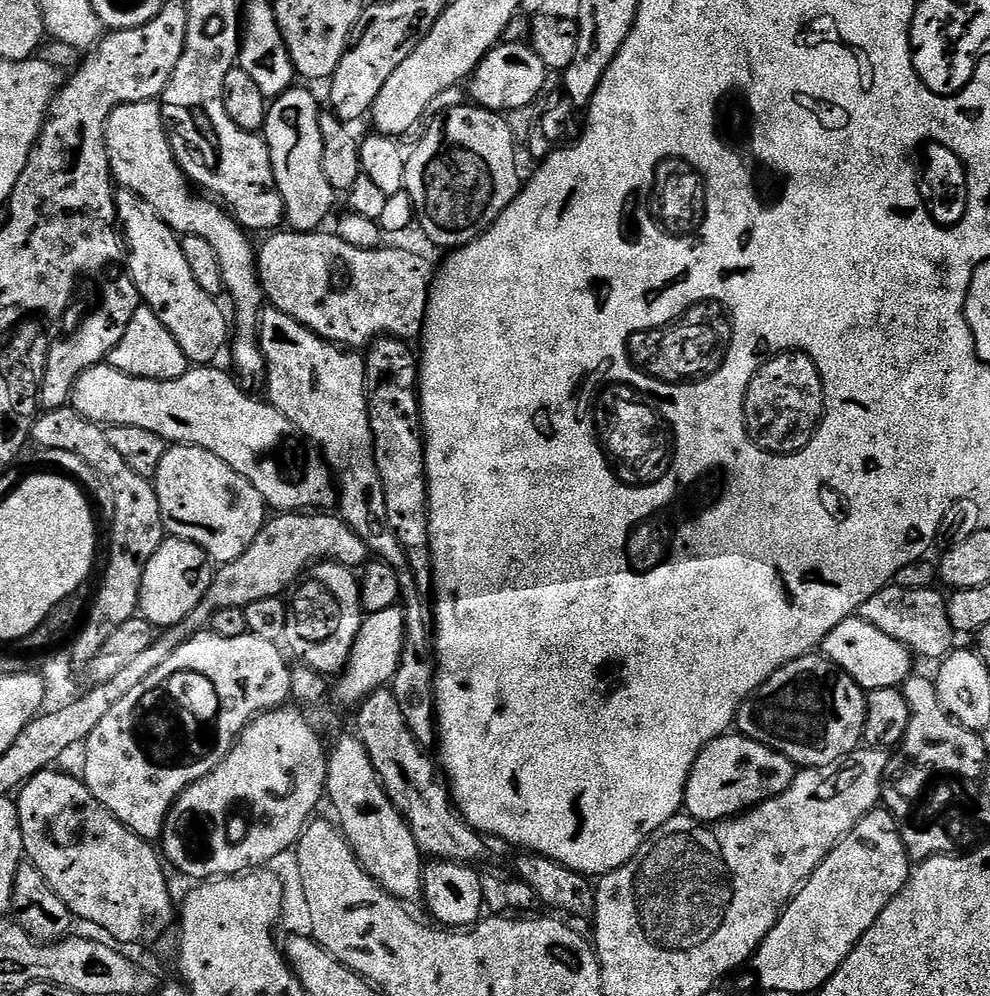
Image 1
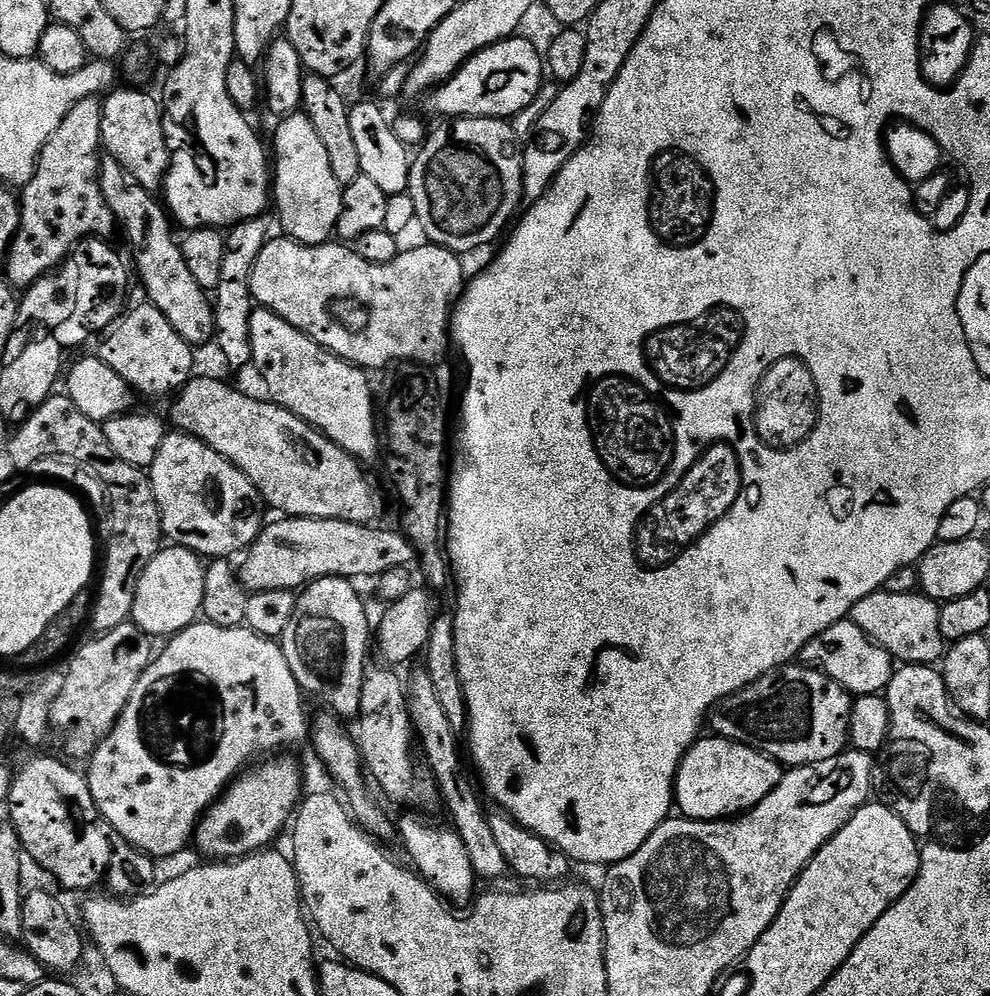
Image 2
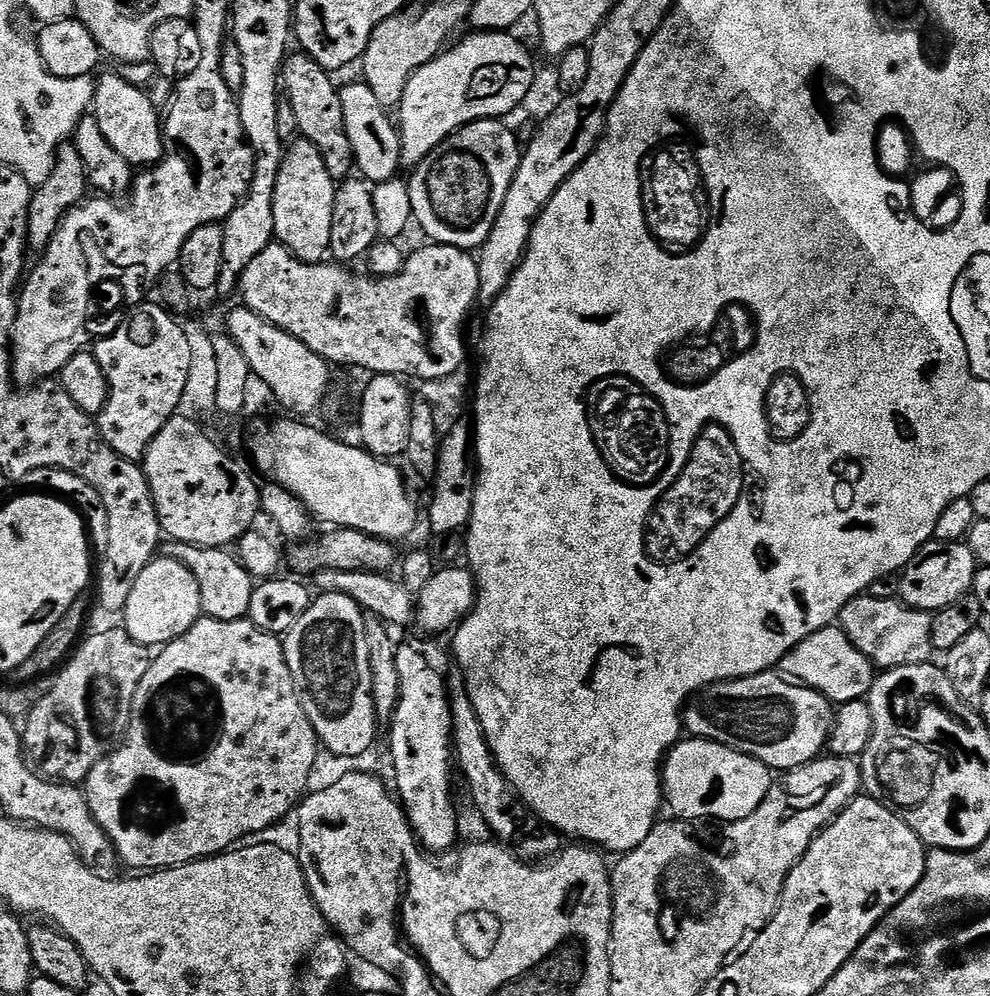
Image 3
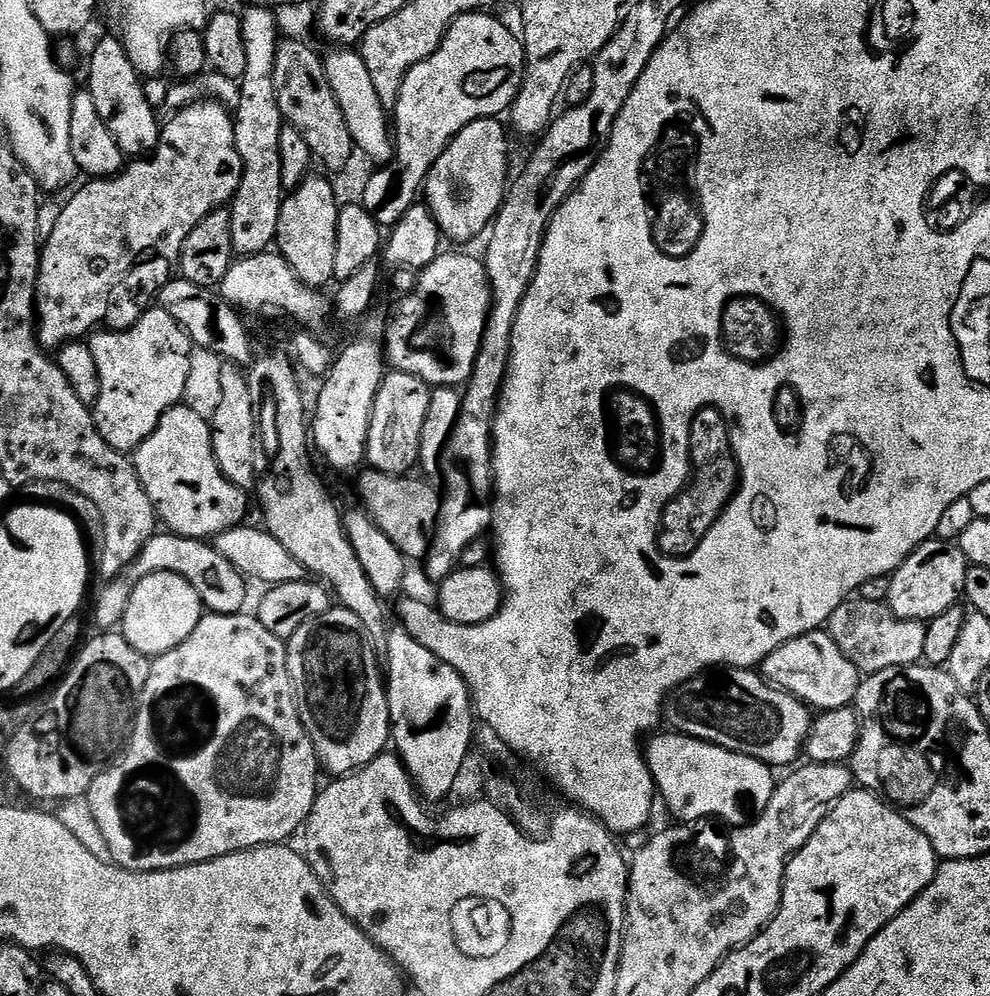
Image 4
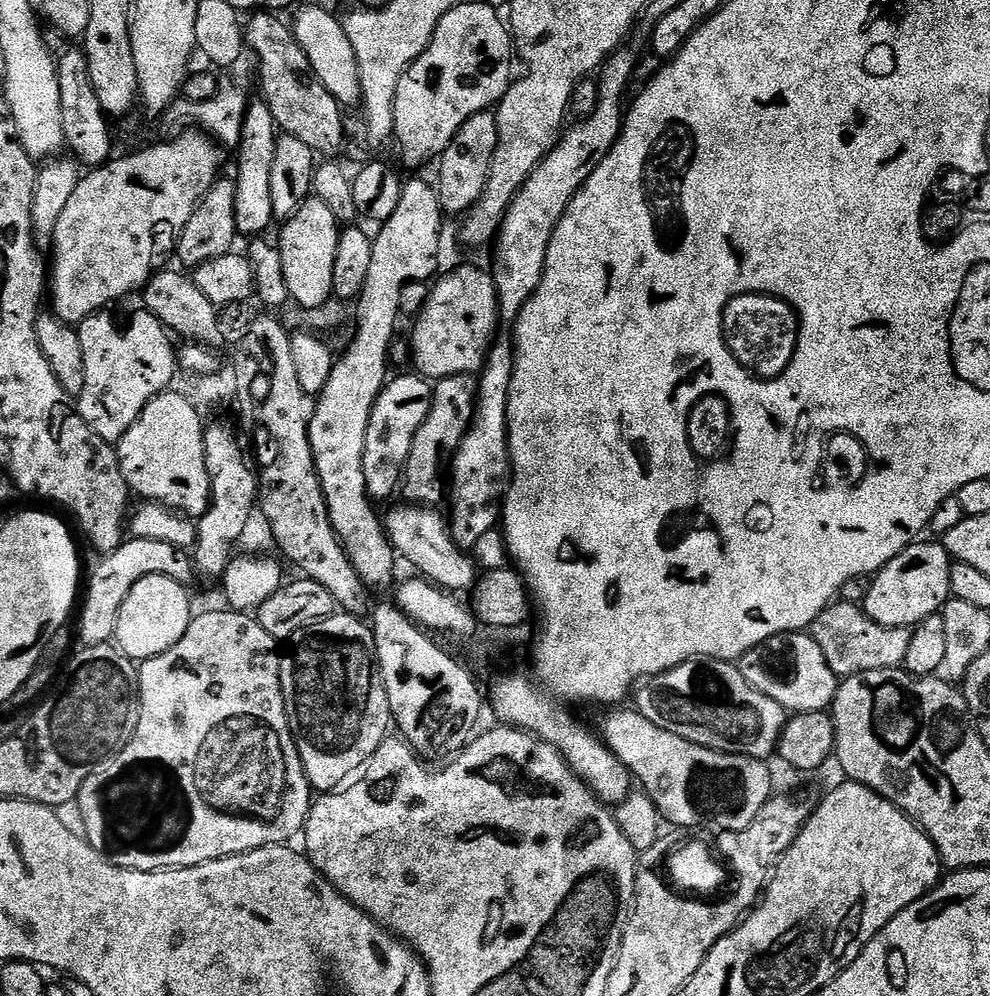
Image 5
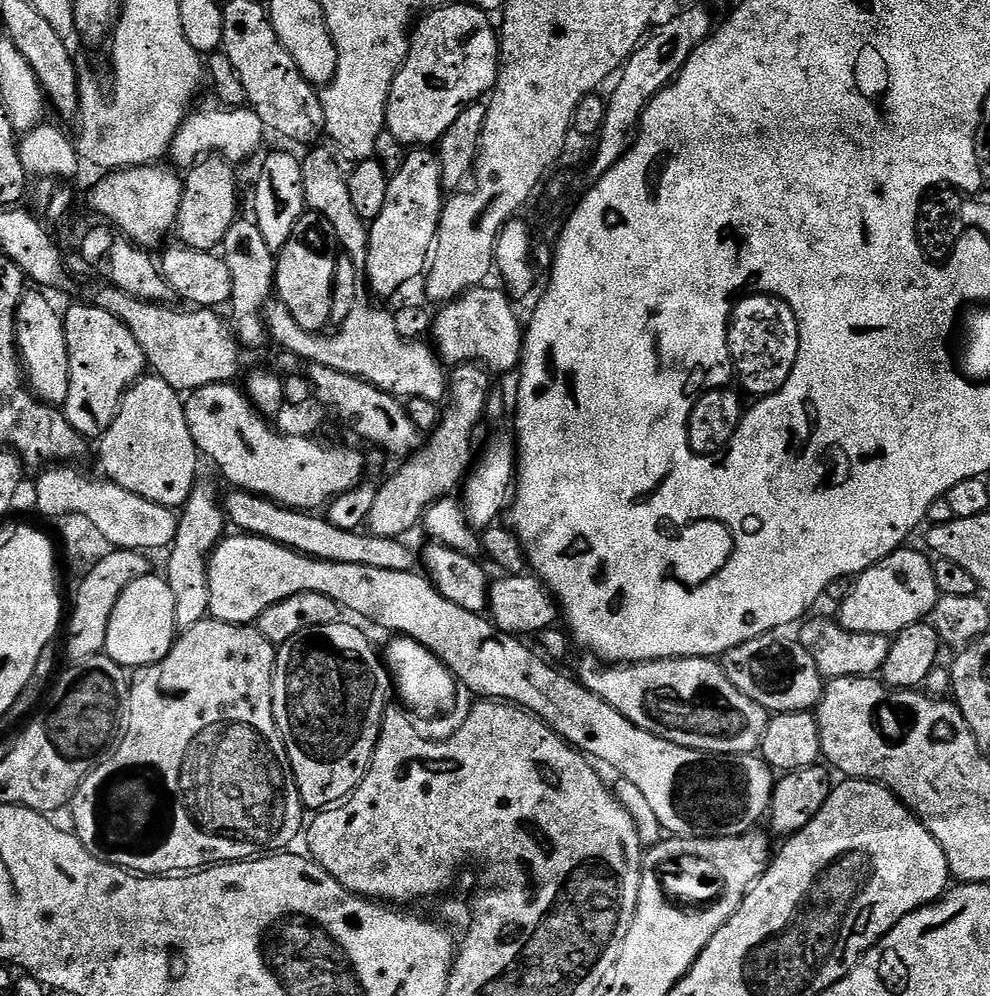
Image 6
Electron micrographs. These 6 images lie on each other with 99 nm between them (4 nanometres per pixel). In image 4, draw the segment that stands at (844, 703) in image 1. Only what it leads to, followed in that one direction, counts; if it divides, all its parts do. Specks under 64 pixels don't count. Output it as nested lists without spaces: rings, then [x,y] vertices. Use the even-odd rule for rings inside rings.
[[[747,668],[709,670],[678,685],[668,693],[662,709],[669,729],[681,736],[705,740],[731,752],[758,758],[769,766],[795,765],[814,719],[807,704],[797,696],[768,683],[759,671]]]

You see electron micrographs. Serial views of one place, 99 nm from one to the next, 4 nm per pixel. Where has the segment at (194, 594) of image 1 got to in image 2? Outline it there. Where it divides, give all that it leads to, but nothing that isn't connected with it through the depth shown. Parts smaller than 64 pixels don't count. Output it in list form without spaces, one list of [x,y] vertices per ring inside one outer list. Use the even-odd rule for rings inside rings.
[[[179,546],[161,547],[140,575],[130,617],[131,623],[137,624],[153,638],[171,638],[182,629],[189,628],[197,623],[204,607],[207,577],[205,561],[197,552]]]

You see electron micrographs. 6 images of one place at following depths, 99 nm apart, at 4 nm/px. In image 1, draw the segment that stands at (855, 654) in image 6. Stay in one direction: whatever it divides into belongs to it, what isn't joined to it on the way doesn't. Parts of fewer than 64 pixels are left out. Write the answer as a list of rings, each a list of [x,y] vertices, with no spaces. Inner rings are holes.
[[[889,586],[866,598],[858,615],[866,622],[870,622],[870,626],[878,626],[882,634],[890,634],[890,638],[902,642],[908,647],[908,651],[917,657],[925,656],[928,660],[939,662],[953,651],[954,633],[950,626],[945,593],[936,591],[935,587],[910,590]]]

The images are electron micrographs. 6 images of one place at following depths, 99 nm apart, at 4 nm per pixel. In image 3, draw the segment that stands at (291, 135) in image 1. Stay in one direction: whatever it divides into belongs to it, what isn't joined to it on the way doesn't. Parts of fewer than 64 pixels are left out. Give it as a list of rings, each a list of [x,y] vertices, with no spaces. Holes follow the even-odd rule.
[[[300,138],[287,145],[282,170],[278,170],[278,186],[274,186],[275,239],[290,249],[302,262],[322,264],[329,255],[337,187],[337,181],[332,180],[326,171],[326,166],[322,162],[322,154],[318,154],[318,150],[309,140]]]

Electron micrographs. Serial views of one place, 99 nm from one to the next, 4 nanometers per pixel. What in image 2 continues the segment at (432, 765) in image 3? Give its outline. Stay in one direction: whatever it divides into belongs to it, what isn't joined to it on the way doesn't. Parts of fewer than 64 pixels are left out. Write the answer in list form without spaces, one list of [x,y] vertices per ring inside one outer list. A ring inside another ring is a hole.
[[[408,815],[412,816],[402,817],[400,824],[398,820],[398,836],[404,839],[404,848],[412,859],[411,867],[419,872],[436,891],[437,896],[444,897],[449,905],[468,903],[471,905],[477,895],[478,873],[472,866],[472,859],[466,850],[466,842],[462,842],[460,833],[452,826],[443,828],[440,824],[431,824],[430,821],[420,817],[423,815]]]

